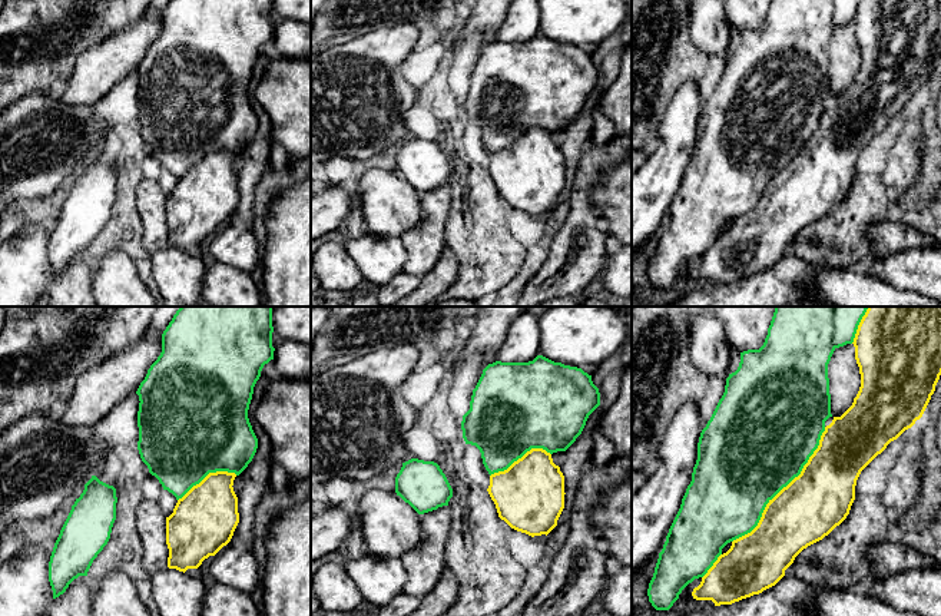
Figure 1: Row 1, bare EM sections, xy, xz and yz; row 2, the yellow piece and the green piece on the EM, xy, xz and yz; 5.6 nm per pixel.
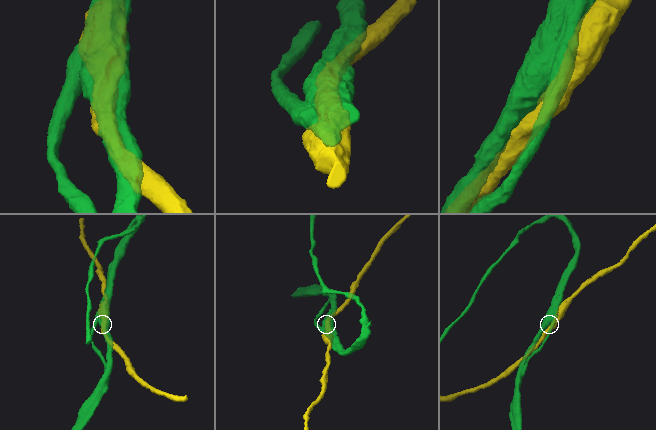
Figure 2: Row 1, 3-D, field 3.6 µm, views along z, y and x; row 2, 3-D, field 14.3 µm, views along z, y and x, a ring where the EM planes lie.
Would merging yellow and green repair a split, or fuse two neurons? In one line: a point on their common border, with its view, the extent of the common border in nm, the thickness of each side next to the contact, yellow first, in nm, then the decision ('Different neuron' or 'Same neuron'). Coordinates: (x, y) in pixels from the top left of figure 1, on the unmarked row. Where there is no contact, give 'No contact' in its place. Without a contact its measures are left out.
Touches yellow at yz (784, 166). Shared border 850 nm. Thickness 360 nm (yellow) against 500 nm. Different neuron

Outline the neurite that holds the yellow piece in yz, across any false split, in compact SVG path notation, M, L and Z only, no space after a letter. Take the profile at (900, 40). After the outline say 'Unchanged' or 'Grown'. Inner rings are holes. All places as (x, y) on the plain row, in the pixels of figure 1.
M861 0L852 23L861 53L852 85L825 106L818 127L801 153L769 179L758 205L733 219L730 228L718 236L693 268L693 278L712 279L715 285L732 284L775 265L804 228L822 219L846 198L861 150L922 96L941 54L941 0Z. Unchanged

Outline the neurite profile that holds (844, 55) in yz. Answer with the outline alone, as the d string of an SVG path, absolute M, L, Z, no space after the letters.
M854 23L835 27L828 43L828 57L831 93L832 96L841 96L852 85L861 66Z

